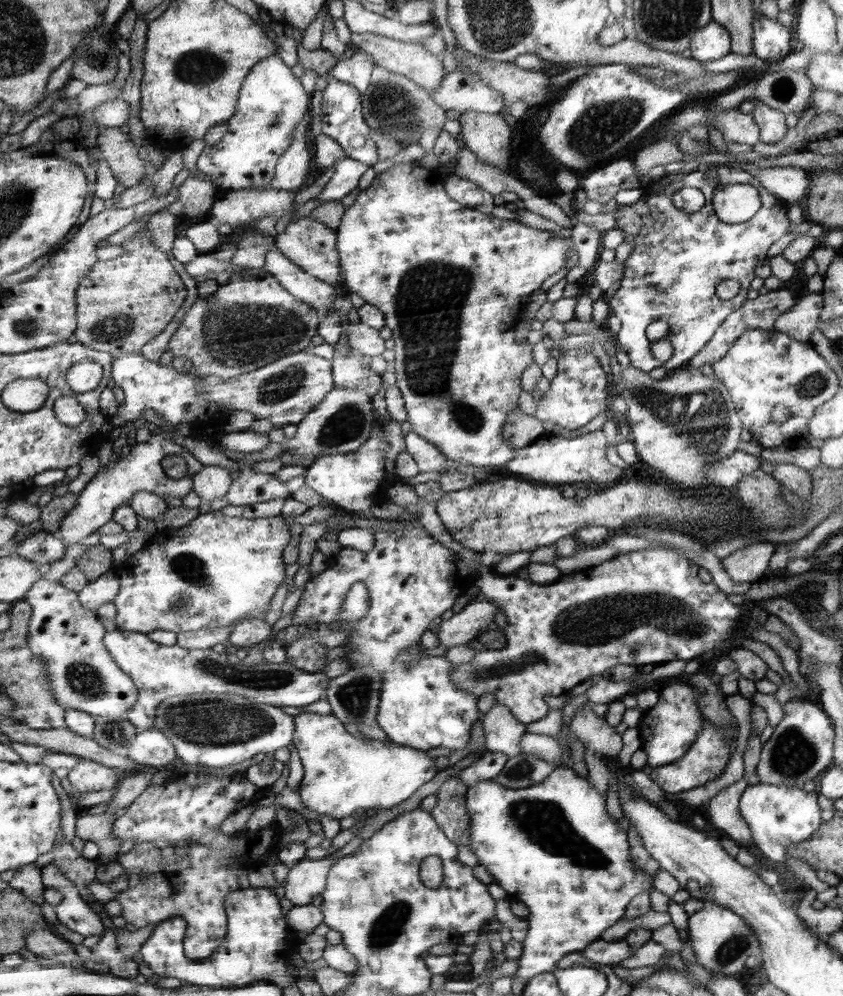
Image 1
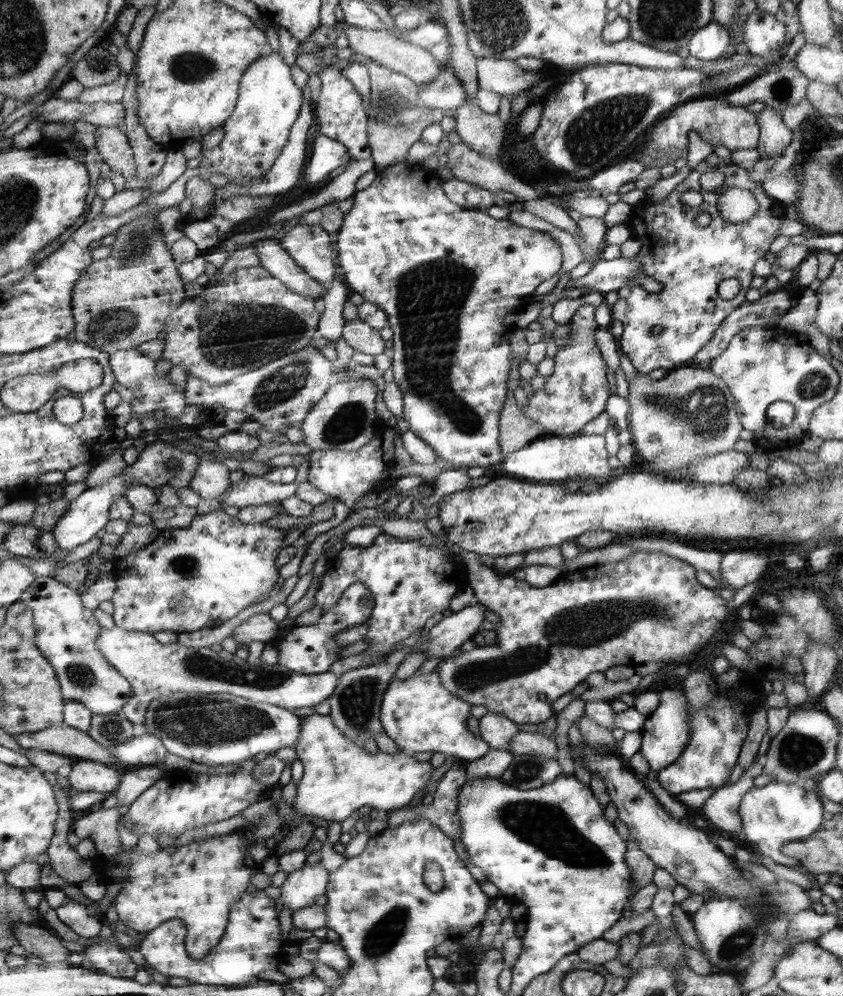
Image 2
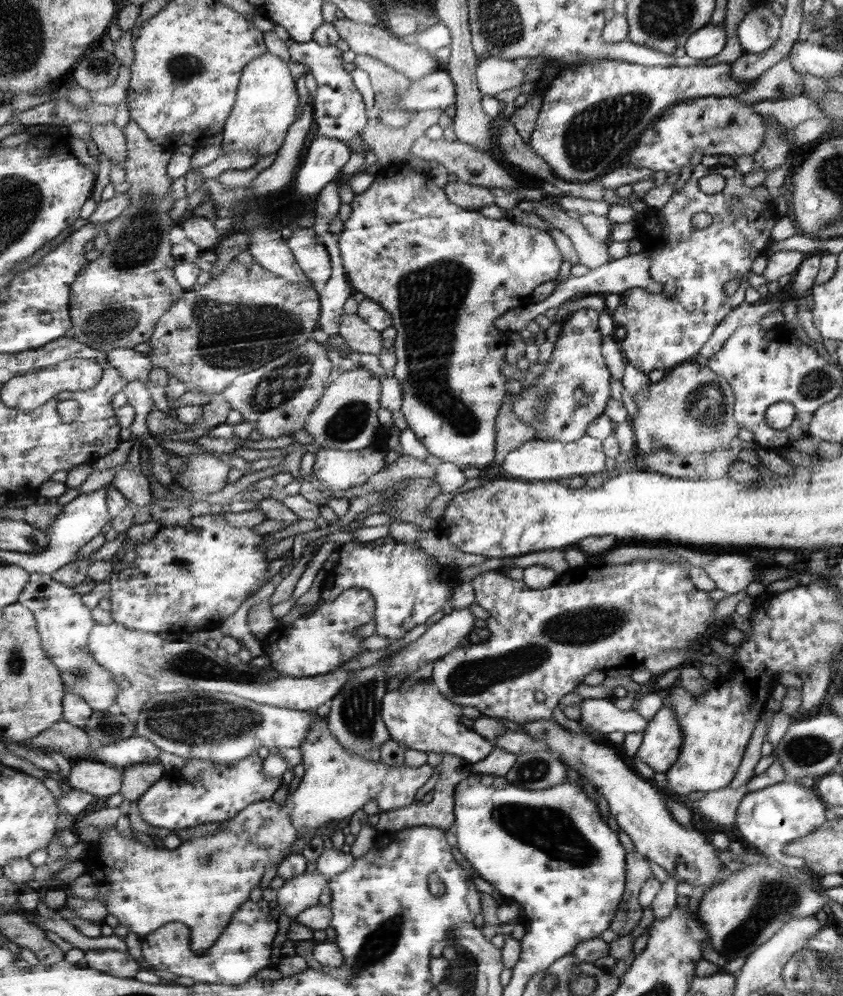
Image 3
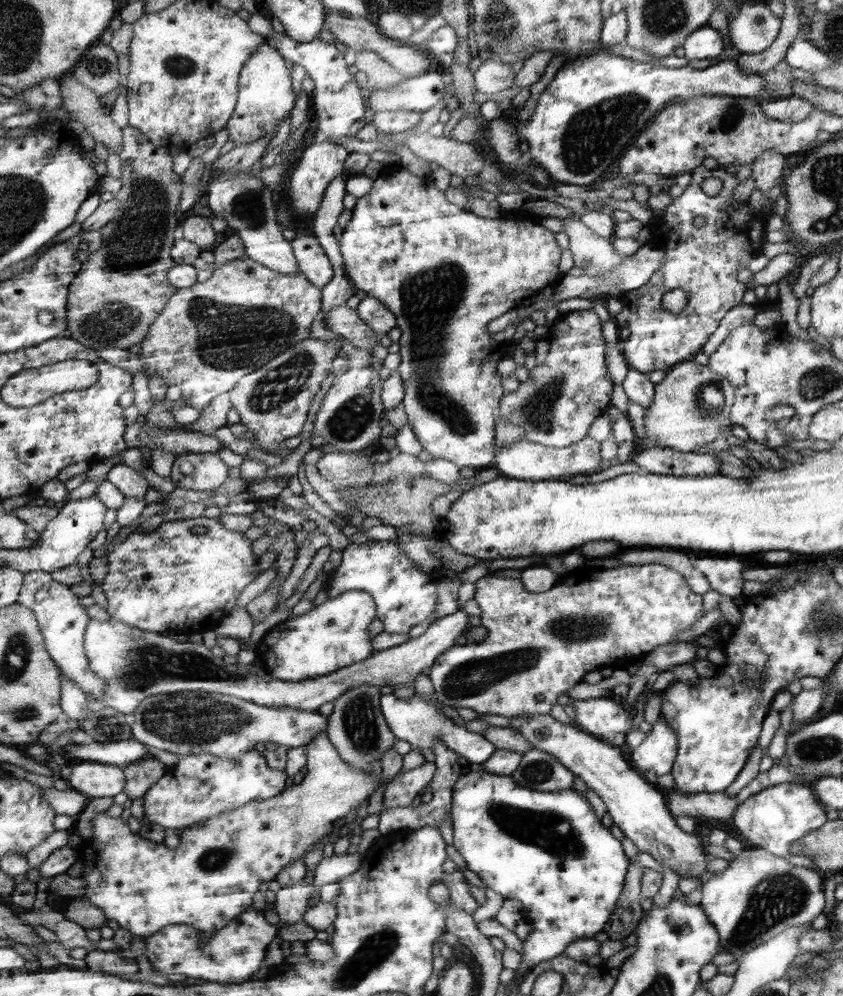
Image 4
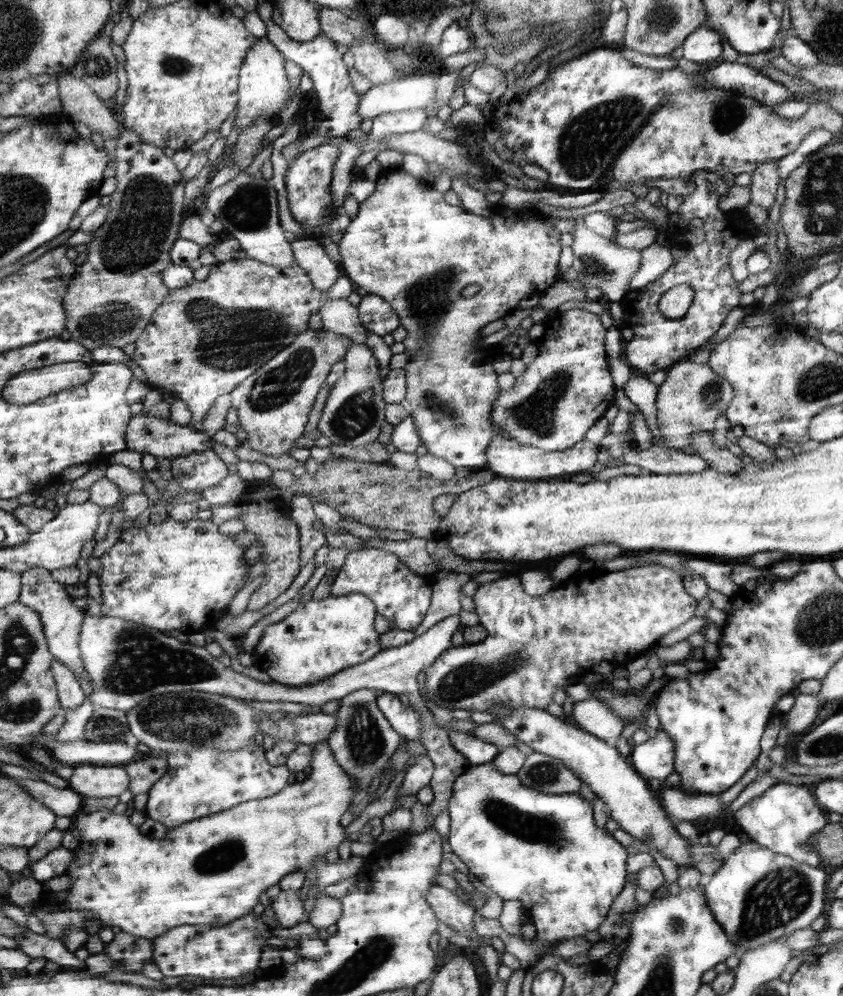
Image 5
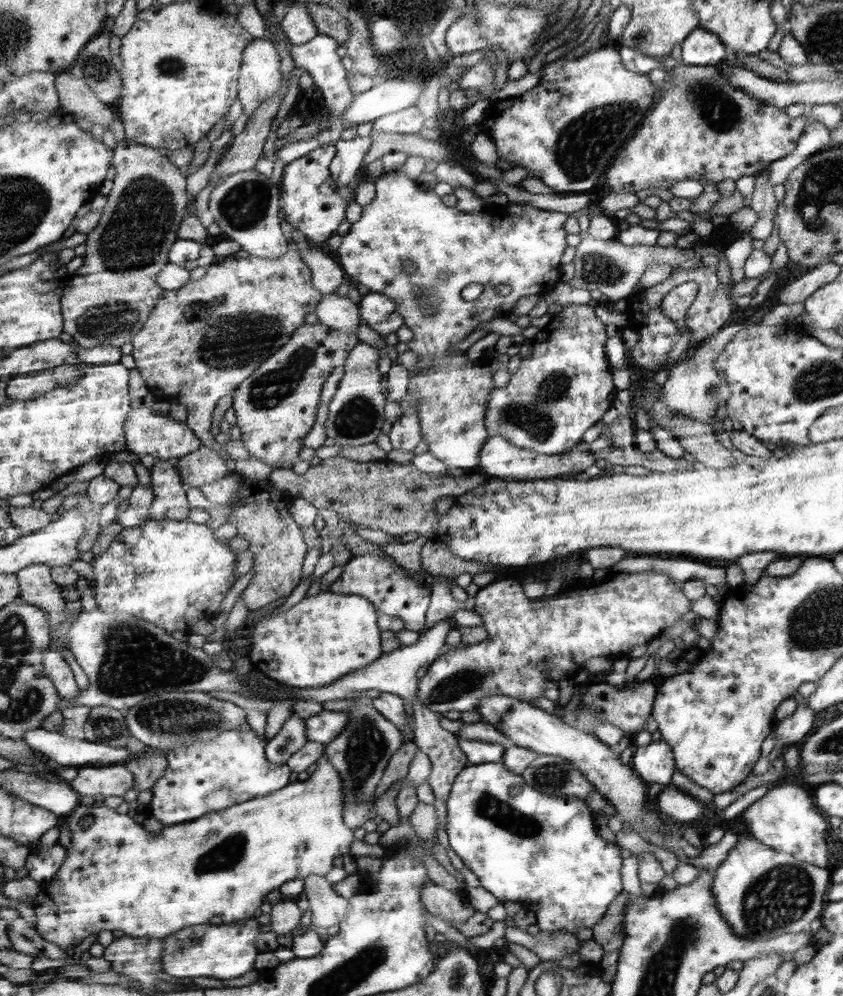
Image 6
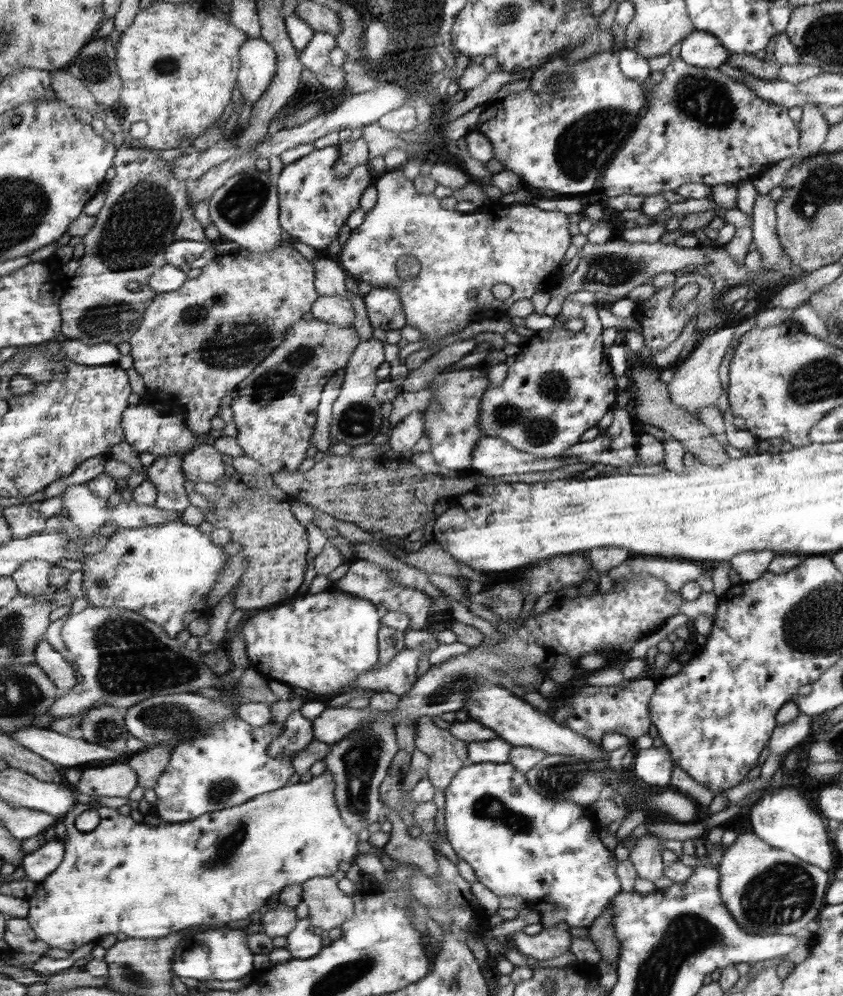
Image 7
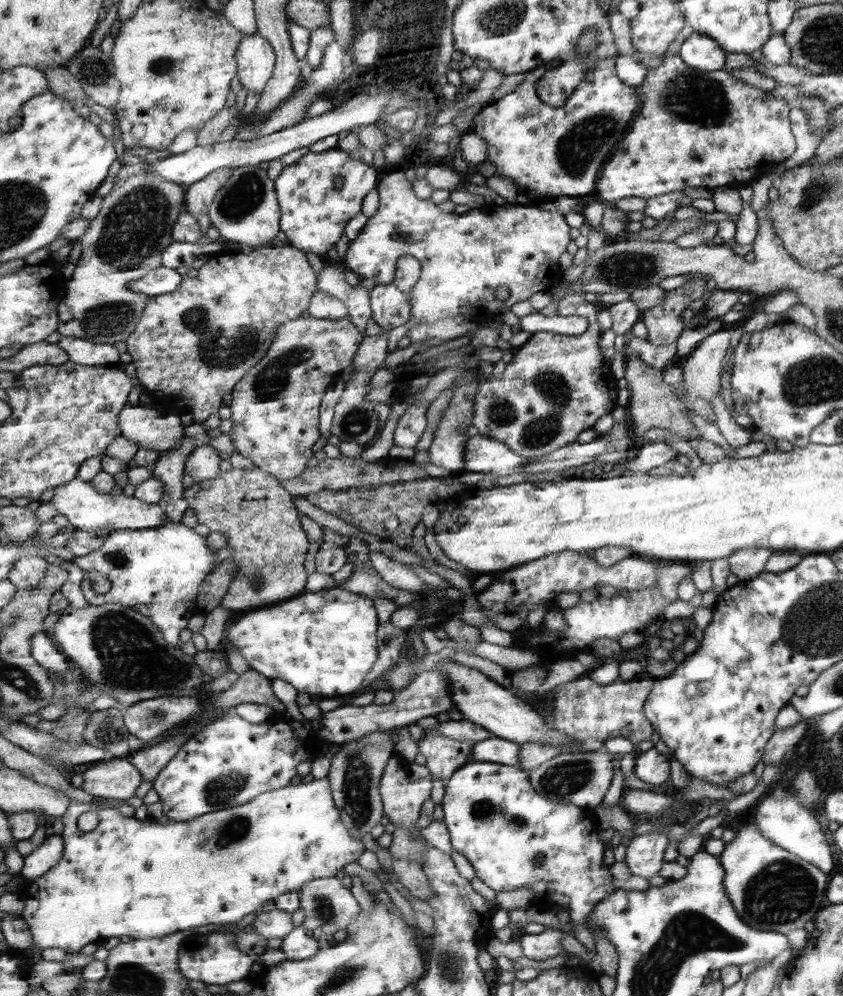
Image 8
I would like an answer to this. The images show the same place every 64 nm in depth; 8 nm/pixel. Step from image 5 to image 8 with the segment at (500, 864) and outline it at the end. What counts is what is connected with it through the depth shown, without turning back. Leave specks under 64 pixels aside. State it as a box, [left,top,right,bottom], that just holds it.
[441,762,617,925]

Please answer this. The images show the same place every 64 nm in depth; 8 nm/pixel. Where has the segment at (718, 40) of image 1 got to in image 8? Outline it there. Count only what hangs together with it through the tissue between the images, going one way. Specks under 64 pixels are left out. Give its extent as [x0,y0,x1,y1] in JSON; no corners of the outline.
[677,32,726,72]

